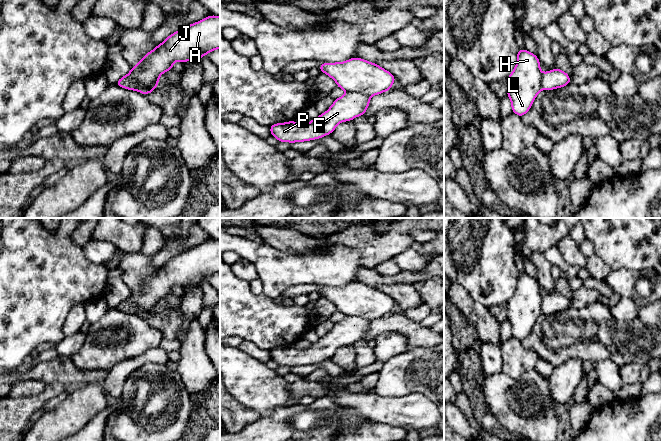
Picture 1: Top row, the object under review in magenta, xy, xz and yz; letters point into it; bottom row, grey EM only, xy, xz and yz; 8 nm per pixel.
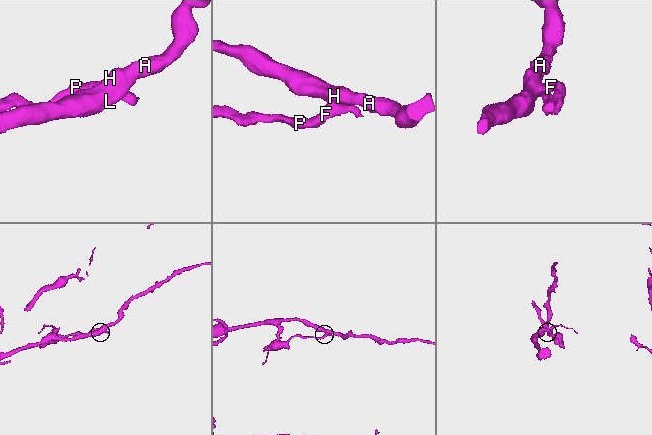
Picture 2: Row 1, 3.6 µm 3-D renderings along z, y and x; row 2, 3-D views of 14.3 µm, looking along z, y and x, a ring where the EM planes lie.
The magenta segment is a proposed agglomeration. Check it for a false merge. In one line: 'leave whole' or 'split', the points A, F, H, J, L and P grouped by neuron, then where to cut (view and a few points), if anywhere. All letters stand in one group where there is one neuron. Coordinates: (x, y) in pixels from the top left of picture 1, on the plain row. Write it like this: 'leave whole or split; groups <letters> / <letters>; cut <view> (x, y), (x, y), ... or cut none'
split; groups A H J L / F P; cut xy (128, 297), (139, 303), (149, 313), (154, 312)

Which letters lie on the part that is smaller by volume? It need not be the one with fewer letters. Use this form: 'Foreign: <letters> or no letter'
Foreign: F, P

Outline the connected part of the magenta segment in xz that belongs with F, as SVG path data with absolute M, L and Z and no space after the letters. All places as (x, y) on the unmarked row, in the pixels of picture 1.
M346 316L334 323L329 333L308 348L299 349L295 344L271 349L270 357L279 366L304 366L316 364L332 358L341 346L352 345L365 339L370 328L370 320L359 316Z

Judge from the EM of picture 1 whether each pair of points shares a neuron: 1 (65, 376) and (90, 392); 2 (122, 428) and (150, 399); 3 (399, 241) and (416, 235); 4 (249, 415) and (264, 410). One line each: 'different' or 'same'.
1: different
2: same
3: different
4: different

